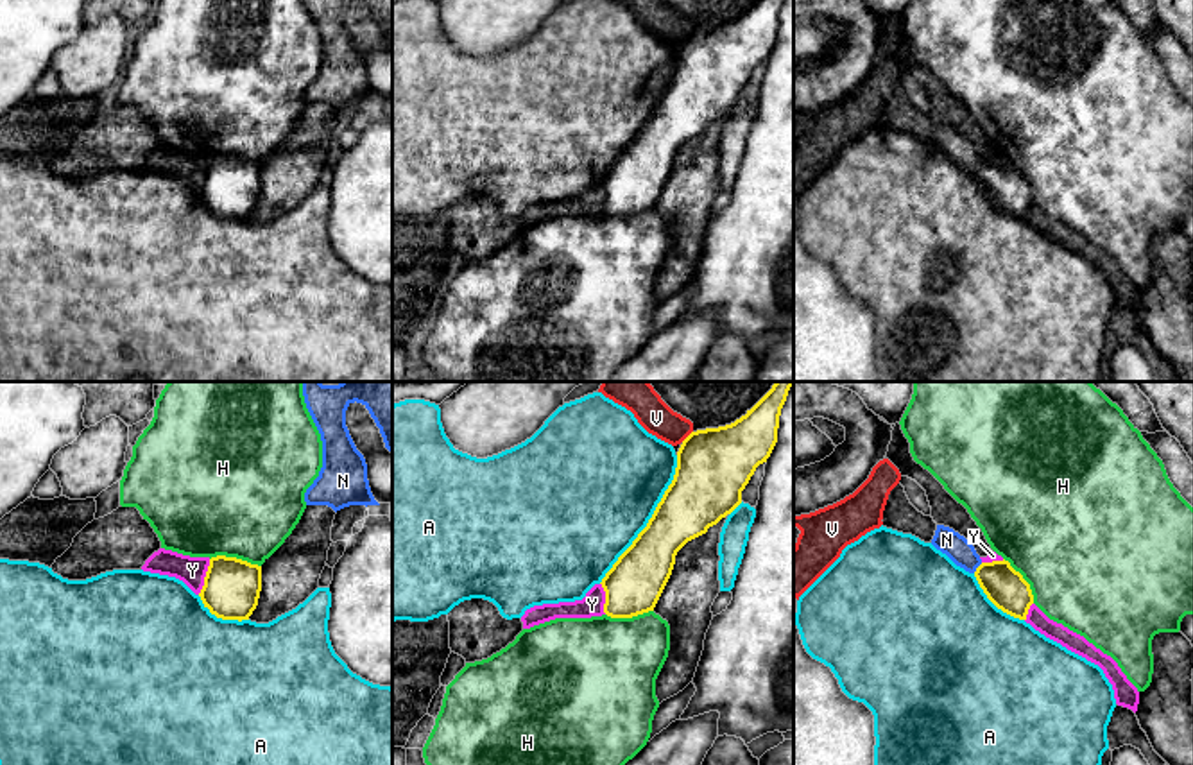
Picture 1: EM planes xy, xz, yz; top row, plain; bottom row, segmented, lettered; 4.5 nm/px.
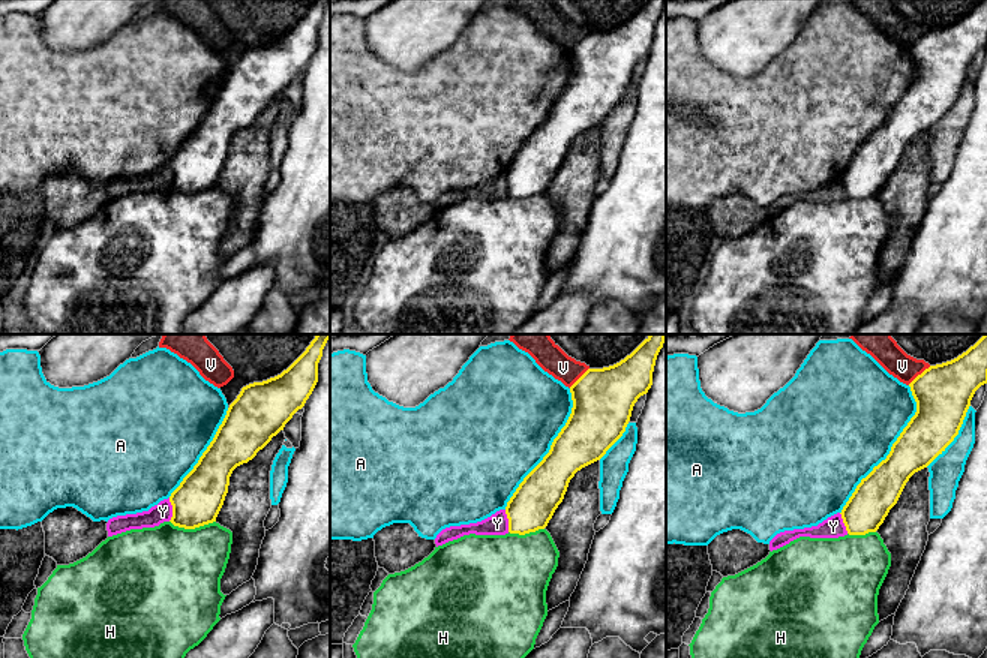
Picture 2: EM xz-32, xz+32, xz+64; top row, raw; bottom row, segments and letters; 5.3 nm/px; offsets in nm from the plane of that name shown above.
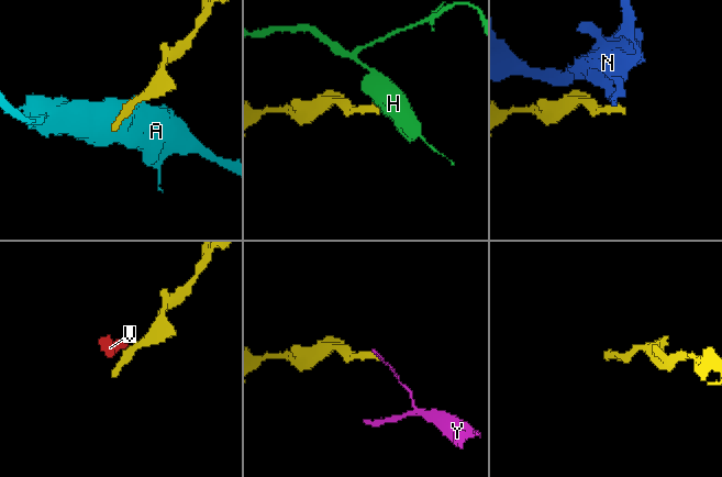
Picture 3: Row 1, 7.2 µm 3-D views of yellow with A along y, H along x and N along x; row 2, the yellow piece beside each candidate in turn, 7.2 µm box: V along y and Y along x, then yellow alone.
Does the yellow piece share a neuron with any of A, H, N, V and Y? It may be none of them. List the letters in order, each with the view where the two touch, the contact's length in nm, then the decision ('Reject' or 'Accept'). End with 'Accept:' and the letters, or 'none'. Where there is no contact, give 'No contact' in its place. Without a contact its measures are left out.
A: Touches yellow in xz. Shared border 700 nm. Reject
H: Touches yellow in xy. Shared border 240 nm. Reject
N: Touches yellow in yz. Shared border 60 nm. Reject
V: Touches yellow in xz. Shared border 80 nm. Reject
Y: Touches yellow in xy. Shared border 170 nm. Reject
Accept: none

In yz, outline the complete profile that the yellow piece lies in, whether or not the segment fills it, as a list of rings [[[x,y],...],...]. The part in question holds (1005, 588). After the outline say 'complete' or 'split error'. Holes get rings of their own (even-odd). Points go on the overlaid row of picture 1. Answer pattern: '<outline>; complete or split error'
[[[1008,561],[982,563],[974,577],[987,598],[1003,613],[1026,620],[1034,604],[1030,584],[1016,572]]]; complete

